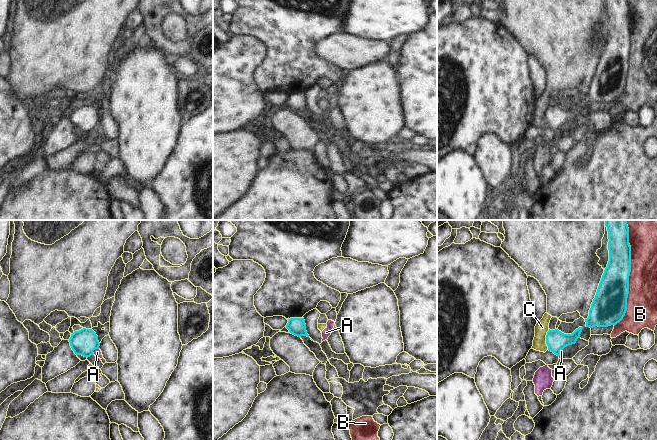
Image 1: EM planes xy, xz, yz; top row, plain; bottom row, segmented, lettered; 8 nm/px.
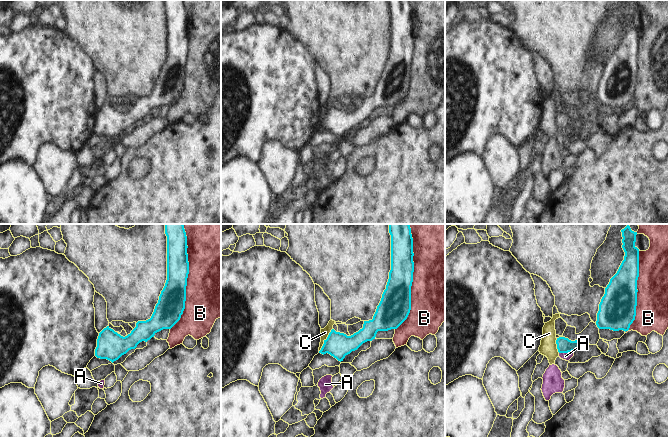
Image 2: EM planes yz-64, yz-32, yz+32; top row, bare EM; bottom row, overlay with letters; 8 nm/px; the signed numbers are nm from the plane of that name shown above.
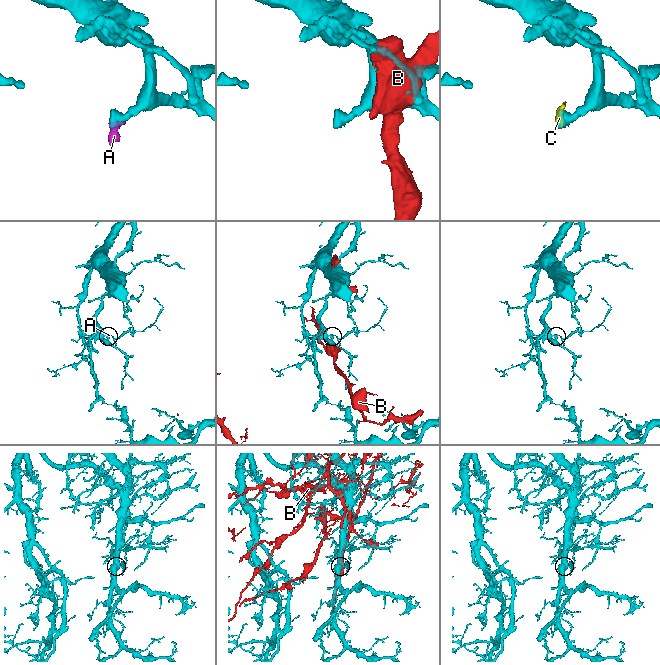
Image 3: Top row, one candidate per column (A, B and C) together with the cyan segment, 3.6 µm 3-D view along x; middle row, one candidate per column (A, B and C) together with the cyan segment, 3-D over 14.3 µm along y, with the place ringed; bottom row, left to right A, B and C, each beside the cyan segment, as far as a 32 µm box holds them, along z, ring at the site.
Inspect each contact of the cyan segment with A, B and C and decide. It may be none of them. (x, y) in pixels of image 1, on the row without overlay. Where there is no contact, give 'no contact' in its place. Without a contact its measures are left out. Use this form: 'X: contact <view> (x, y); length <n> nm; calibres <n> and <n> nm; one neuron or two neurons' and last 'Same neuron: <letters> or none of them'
A: contact xy (95, 124); length 70 nm; calibres 200 and 60 nm; two neurons
B: contact yz (629, 51); length 850 nm; calibres 260 and 240 nm; two neurons
C: contact yz (546, 115); length 170 nm; calibres 160 and 110 nm; two neurons
Same neuron: none of them

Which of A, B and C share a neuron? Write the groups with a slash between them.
A C / B

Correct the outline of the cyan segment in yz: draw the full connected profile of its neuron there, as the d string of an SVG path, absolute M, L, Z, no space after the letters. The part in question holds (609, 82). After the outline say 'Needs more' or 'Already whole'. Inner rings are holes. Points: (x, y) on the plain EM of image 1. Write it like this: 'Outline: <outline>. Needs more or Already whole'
Outline: M605 0L608 7L609 37L599 59L595 74L585 95L586 103L608 103L619 99L627 87L629 52L631 48L631 22L627 0Z. Already whole

